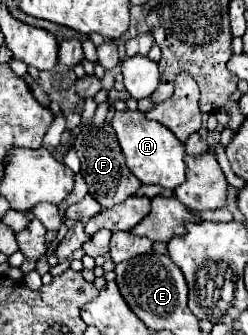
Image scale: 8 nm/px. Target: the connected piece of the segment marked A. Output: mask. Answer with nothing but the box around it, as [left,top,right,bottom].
[112,110,186,190]

